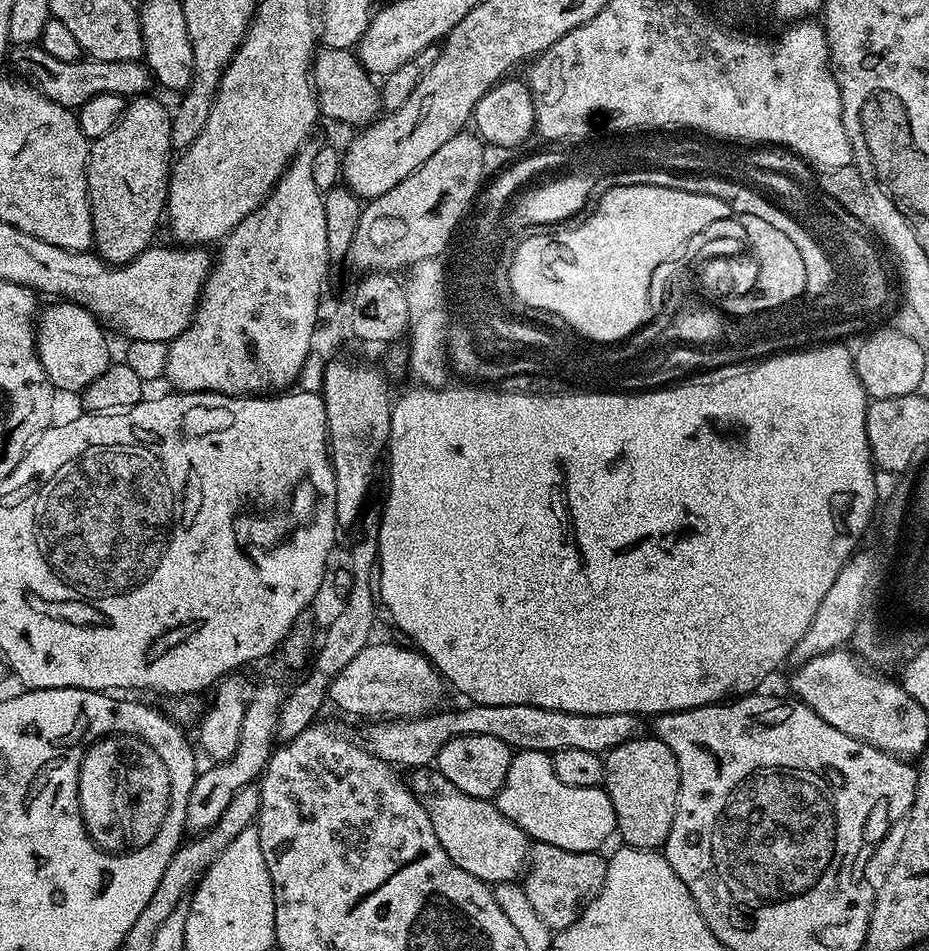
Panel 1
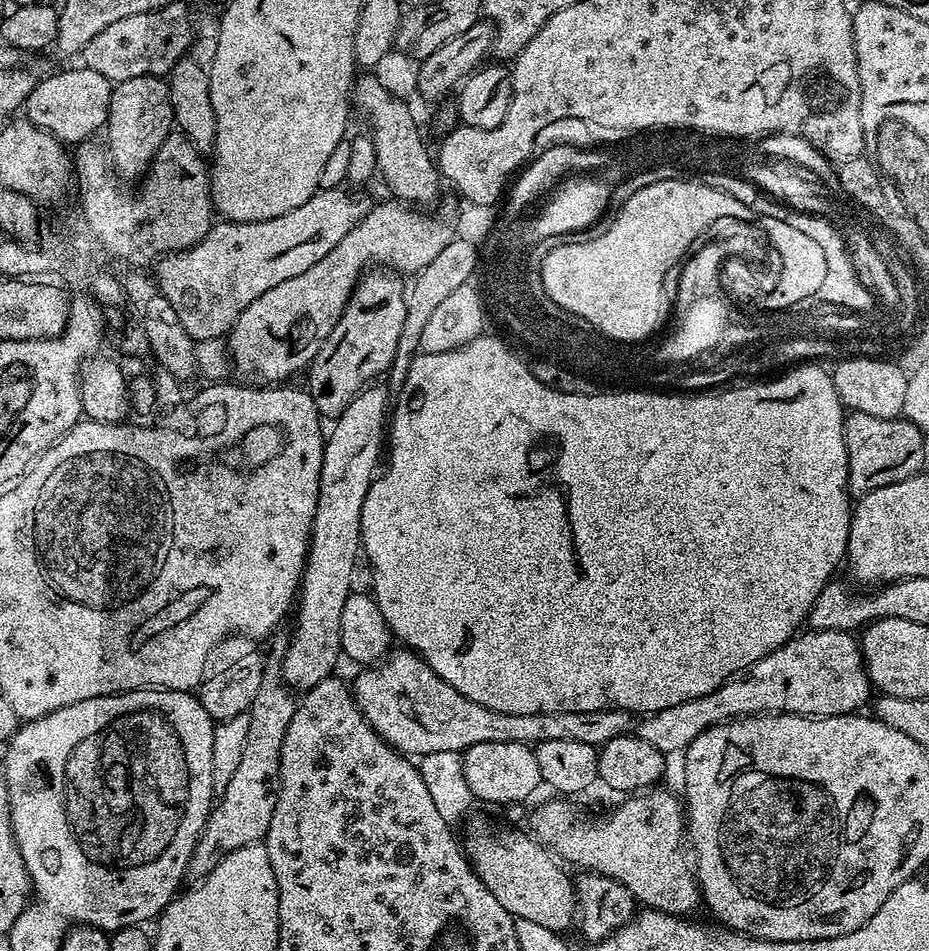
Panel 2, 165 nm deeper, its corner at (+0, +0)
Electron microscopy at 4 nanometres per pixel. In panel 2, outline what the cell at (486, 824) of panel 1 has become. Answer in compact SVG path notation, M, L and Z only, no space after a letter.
M484 816L467 817L463 825L464 836L462 835L462 847L464 855L468 858L468 863L486 886L494 898L498 898L498 903L502 905L502 910L506 910L516 920L529 920L530 922L539 922L546 926L548 930L564 934L567 928L573 927L576 915L576 890L573 877L564 873L565 865L545 845L536 839L535 835L527 831L515 832L512 828L495 828Z

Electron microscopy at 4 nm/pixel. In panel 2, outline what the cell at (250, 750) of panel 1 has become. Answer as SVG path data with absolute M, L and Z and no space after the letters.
M373 382L365 387L350 402L346 410L340 412L335 419L334 428L325 437L322 470L319 474L318 502L315 504L314 522L308 546L307 562L301 576L301 587L298 594L296 626L292 637L287 637L282 661L282 679L285 684L300 692L305 692L326 677L333 675L338 658L341 659L341 618L346 598L353 589L354 570L360 559L361 542L361 510L365 502L369 486L376 474L374 470L378 458L382 456L388 426L390 396L388 390Z

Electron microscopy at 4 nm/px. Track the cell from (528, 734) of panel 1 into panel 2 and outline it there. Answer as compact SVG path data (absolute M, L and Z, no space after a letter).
M804 630L774 650L774 654L766 654L747 672L733 676L716 692L706 694L702 698L690 698L690 702L678 702L678 706L666 706L666 710L658 710L645 715L644 720L635 725L634 734L642 738L642 742L650 742L654 750L665 754L683 753L684 749L698 738L711 724L718 724L742 716L758 716L789 712L799 716L847 716L855 713L873 695L874 685L868 678L868 669L864 667L864 654L860 651L859 639L852 632L838 630Z

